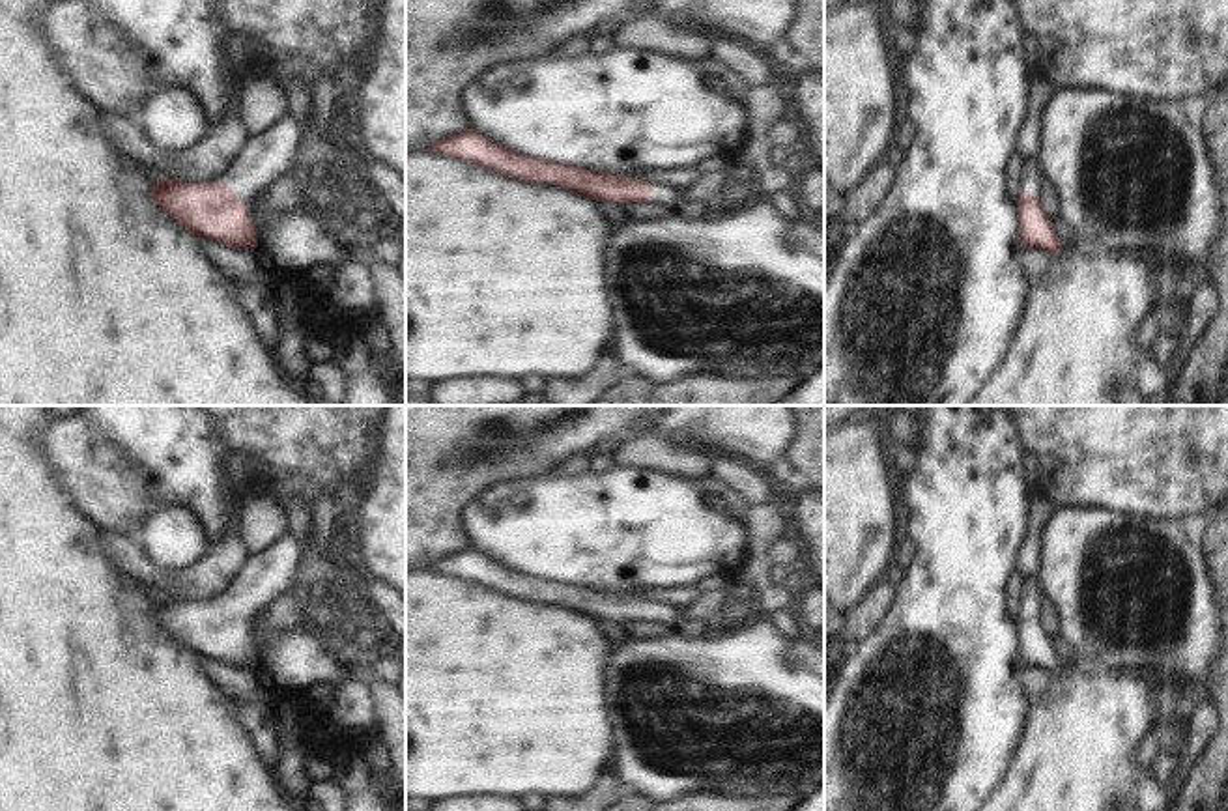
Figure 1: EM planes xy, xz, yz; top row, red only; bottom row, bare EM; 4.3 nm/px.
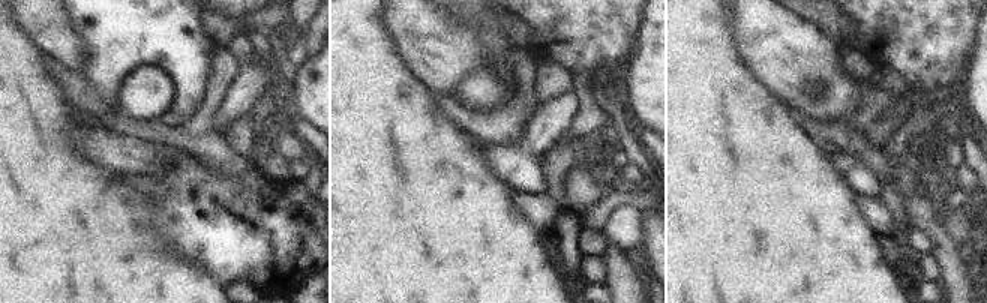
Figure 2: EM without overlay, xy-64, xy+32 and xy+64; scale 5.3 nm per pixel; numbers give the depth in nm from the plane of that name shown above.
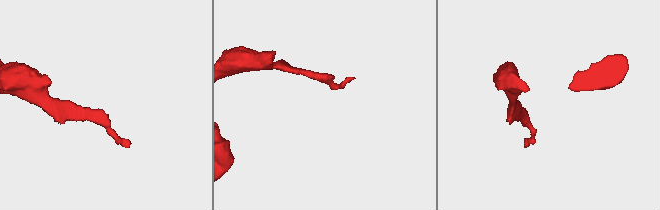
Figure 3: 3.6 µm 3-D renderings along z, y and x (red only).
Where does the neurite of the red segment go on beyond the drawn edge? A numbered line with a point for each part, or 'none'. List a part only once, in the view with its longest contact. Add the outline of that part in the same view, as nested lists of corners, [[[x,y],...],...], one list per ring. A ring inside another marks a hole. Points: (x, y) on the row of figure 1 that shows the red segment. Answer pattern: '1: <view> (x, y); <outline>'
1: xy (262, 159); [[[286,112],[260,136],[247,138],[234,163],[215,183],[228,185],[241,202],[249,204],[292,168],[297,153],[299,127]]]

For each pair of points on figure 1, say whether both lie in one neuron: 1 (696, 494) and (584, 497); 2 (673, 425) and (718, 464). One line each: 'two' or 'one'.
1: one
2: two

